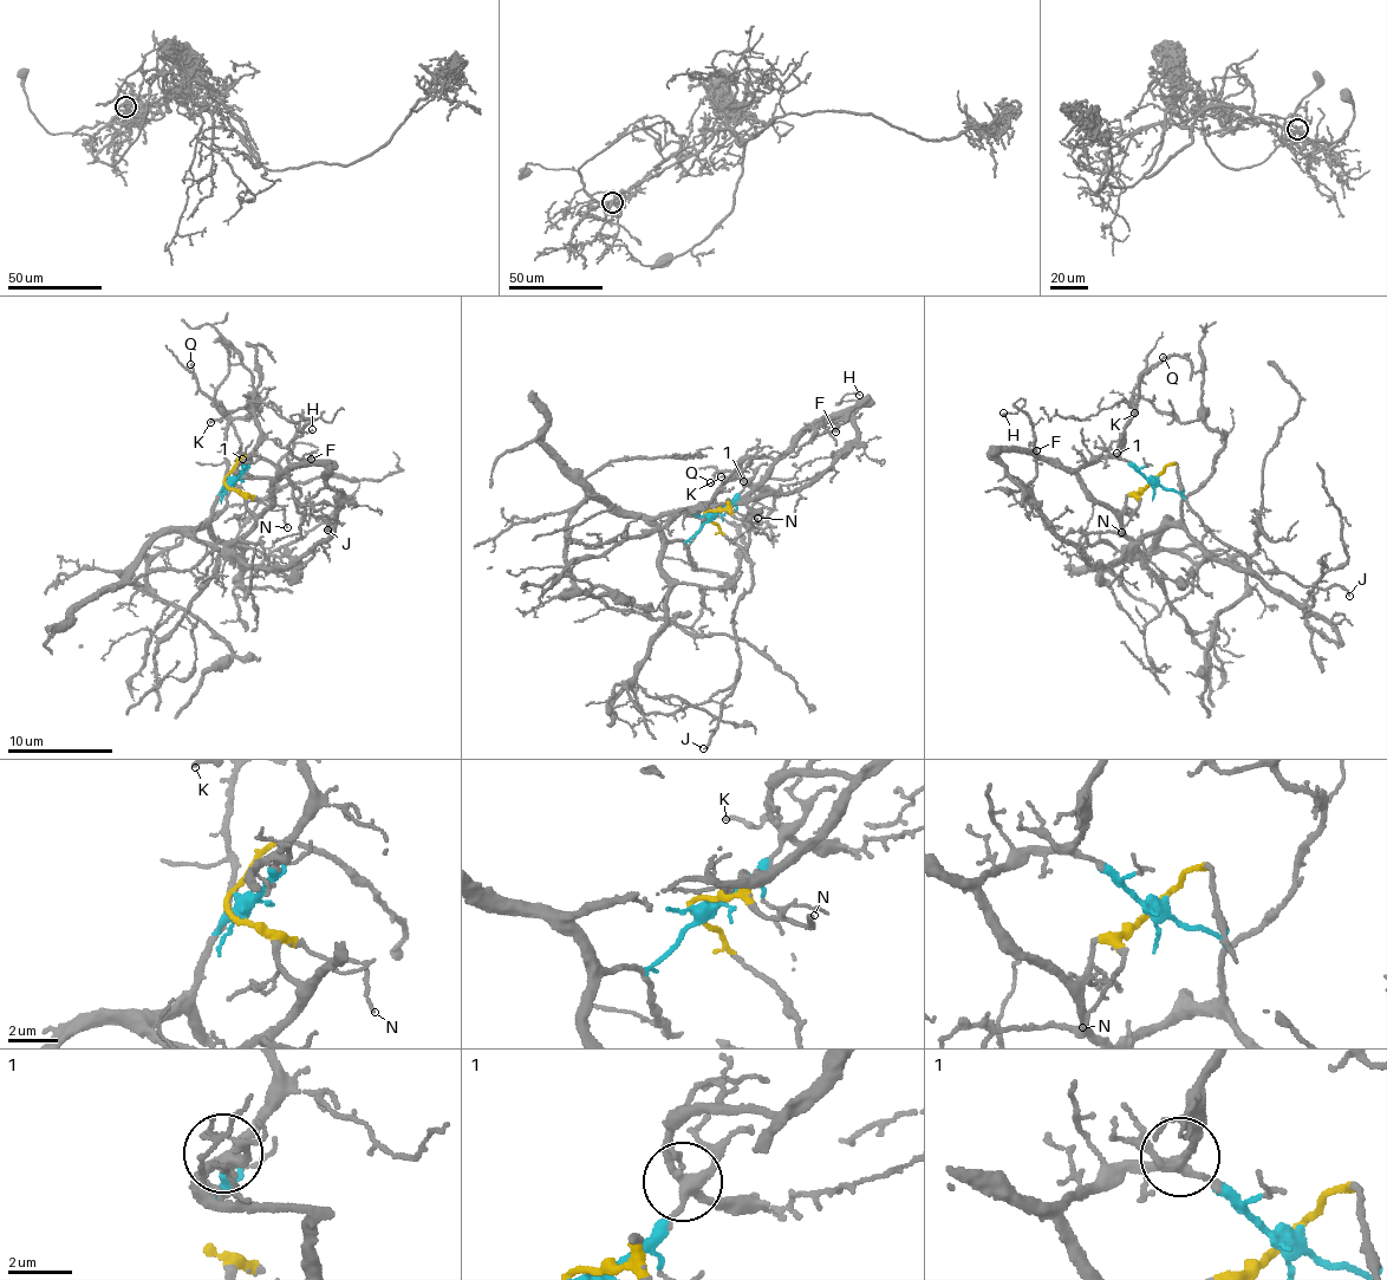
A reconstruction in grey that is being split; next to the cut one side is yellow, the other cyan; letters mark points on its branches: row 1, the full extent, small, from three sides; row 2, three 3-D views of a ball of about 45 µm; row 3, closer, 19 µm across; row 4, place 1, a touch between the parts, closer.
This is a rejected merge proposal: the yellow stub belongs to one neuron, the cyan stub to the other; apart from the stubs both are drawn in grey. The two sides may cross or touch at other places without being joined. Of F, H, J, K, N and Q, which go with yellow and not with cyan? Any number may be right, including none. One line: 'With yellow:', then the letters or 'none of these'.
With yellow: F, H, J, K, N, Q

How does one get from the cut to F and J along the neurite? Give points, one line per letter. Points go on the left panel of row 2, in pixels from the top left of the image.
F: (225, 481), (260, 513), (288, 467), (310, 460)
J: (225, 481), (242, 457), (261, 456), (298, 488), (300, 512), (311, 513), (329, 524), (331, 521), (327, 531)

